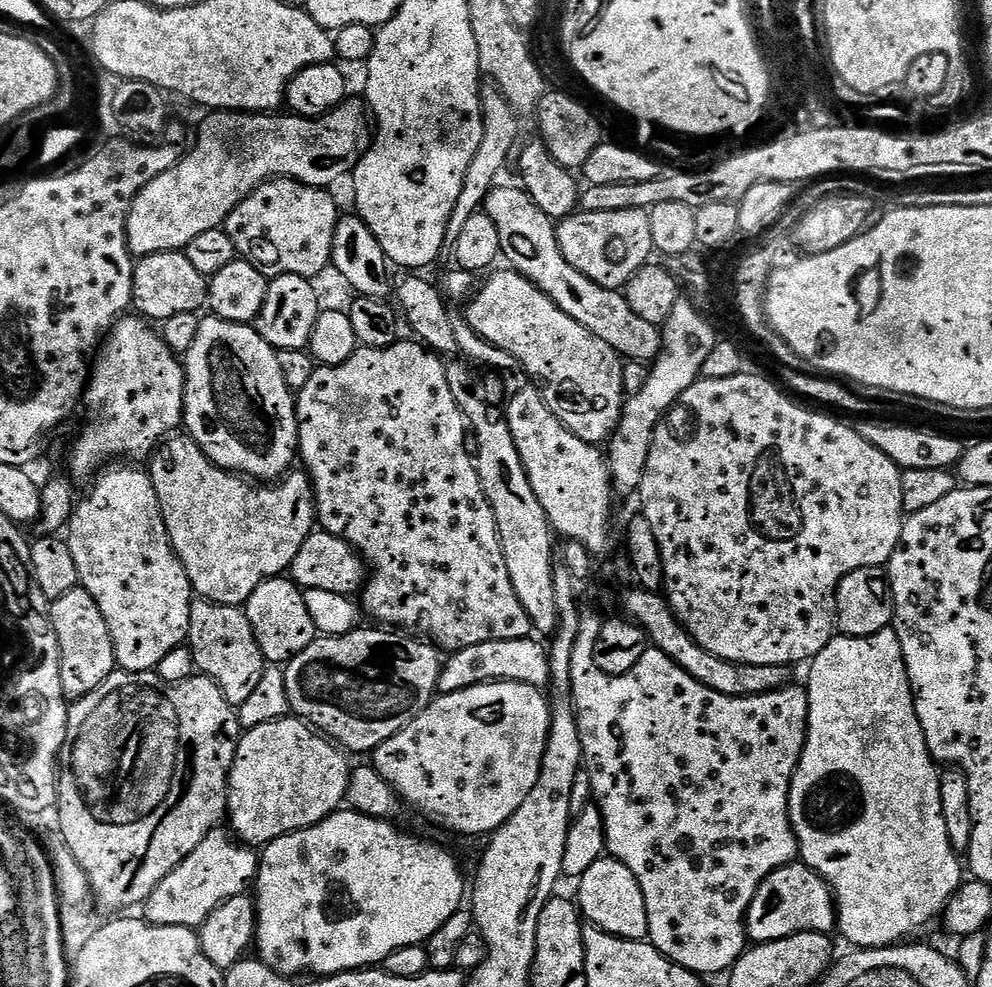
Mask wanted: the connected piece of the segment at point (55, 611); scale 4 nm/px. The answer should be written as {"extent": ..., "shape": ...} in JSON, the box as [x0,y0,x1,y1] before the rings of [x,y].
{"extent":[50,587,117,701],"shape":[[[82,587],[70,590],[70,594],[62,594],[62,598],[51,601],[50,605],[53,632],[60,647],[61,686],[69,701],[83,701],[99,693],[109,683],[112,673],[117,671],[110,626],[106,626],[106,618],[102,618],[98,602],[94,602]]]}

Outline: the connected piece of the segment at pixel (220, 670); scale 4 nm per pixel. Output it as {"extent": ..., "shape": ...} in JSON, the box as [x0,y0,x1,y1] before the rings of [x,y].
{"extent":[186,599,266,706],"shape":[[[193,599],[186,647],[194,654],[197,673],[209,676],[233,706],[246,702],[258,682],[262,682],[266,661],[243,607]]]}

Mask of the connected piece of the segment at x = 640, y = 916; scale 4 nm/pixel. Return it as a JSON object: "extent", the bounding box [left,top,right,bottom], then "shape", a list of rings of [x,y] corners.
{"extent":[578,858,647,940],"shape":[[[601,858],[586,870],[584,876],[579,877],[578,884],[580,884],[578,907],[587,923],[594,924],[604,932],[620,936],[624,940],[644,940],[647,937],[646,898],[642,894],[642,886],[638,886],[638,878],[630,874],[626,865],[611,858]]]}

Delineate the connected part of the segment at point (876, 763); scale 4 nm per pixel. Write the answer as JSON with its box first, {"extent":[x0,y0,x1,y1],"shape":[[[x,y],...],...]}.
{"extent":[788,627,965,950],"shape":[[[895,627],[883,628],[878,634],[869,636],[833,635],[829,644],[810,662],[809,668],[812,669],[808,672],[808,684],[806,683],[808,733],[800,755],[800,765],[796,767],[792,775],[792,786],[788,795],[788,813],[796,835],[798,856],[807,868],[818,873],[831,888],[836,905],[838,932],[841,932],[852,946],[860,950],[890,948],[915,937],[912,935],[922,931],[931,920],[939,921],[943,917],[945,906],[948,905],[953,894],[960,891],[961,883],[965,879],[961,857],[954,850],[950,842],[950,834],[946,830],[946,814],[942,810],[942,786],[940,785],[942,772],[926,746],[926,734],[922,734],[922,722],[918,722],[910,678],[902,654],[902,642],[898,638]]]}

